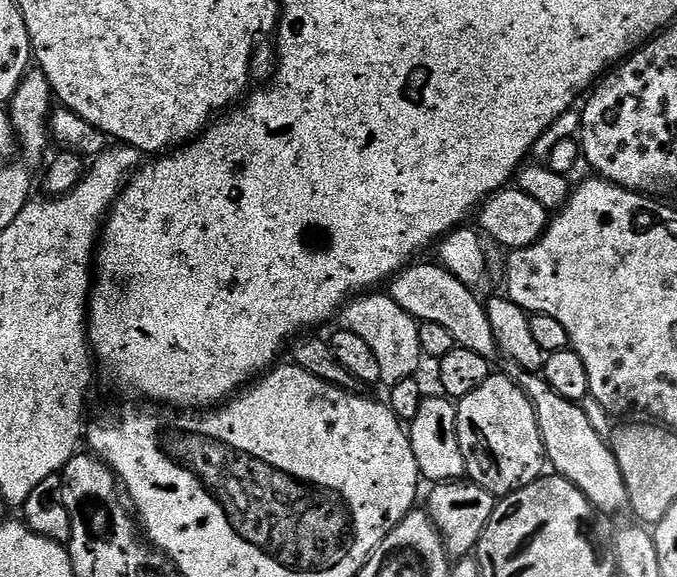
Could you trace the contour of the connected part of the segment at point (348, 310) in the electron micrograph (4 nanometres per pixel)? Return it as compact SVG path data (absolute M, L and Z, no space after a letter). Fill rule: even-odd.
M360 294L351 302L339 309L339 327L346 332L358 334L358 338L370 346L374 352L374 359L378 362L381 381L385 385L394 385L403 379L410 379L417 375L422 361L418 330L420 324L398 302L394 302L391 295L372 296L376 294Z

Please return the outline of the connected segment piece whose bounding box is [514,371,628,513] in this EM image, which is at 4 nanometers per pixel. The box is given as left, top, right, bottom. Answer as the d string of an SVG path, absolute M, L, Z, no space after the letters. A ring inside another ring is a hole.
M517 371L514 379L536 408L536 421L540 436L544 439L544 455L547 463L554 467L555 475L564 476L592 503L599 513L612 512L619 504L628 504L626 484L612 453L609 441L586 418L583 407L575 400L562 398L558 390L550 390L543 375Z

